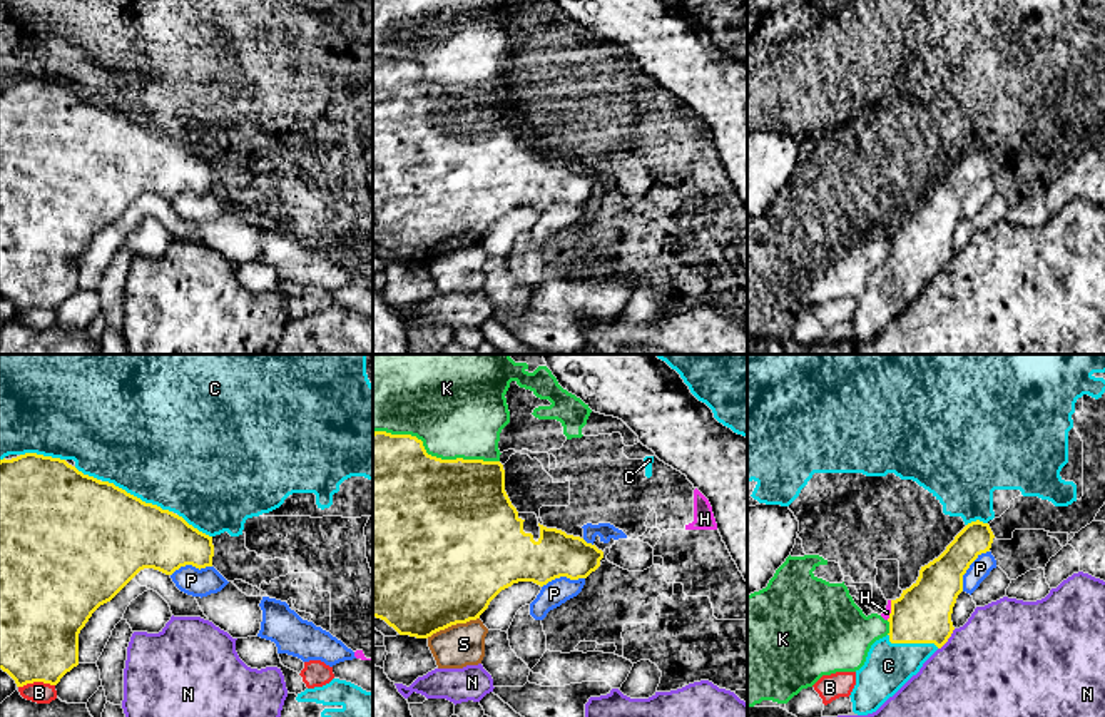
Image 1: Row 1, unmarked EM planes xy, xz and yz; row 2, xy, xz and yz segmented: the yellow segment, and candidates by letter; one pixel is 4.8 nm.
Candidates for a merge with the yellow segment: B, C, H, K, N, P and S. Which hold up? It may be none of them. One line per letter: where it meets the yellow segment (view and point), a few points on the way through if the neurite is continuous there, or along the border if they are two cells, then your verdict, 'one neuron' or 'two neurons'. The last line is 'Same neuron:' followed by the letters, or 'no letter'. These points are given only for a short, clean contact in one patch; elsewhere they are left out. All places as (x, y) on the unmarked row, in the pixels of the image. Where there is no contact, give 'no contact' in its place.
B: meets yellow in xy at (35, 306); two neurons
C: meets yellow in xy at (136, 122); two neurons
H: meets yellow in yz at (891, 236); border along yz (891, 226), (891, 236), (886, 244); two neurons
K: meets yellow in xz at (433, 82); two neurons
N: meets yellow in yz at (948, 263); two neurons
P: meets yellow in yz at (968, 193); two neurons
S: meets yellow in xz at (452, 249); two neurons
Same neuron: no letter

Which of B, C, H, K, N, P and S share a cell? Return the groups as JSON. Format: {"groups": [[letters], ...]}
{"groups": [["B"], ["C"], ["H", "K", "P"], ["N"], ["S"]]}

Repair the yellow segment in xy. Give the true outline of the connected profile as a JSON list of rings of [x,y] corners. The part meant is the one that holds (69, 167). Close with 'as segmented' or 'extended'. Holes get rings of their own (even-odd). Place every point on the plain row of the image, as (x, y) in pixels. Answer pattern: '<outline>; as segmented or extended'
[[[25,79],[12,85],[0,85],[0,294],[23,313],[33,308],[57,311],[60,304],[79,291],[79,259],[104,229],[110,227],[140,196],[154,194],[165,201],[186,191],[196,194],[212,192],[214,170],[212,162],[189,150],[182,142],[162,135],[157,130],[145,129],[109,107],[100,107],[84,100],[65,85]]]; as segmented

